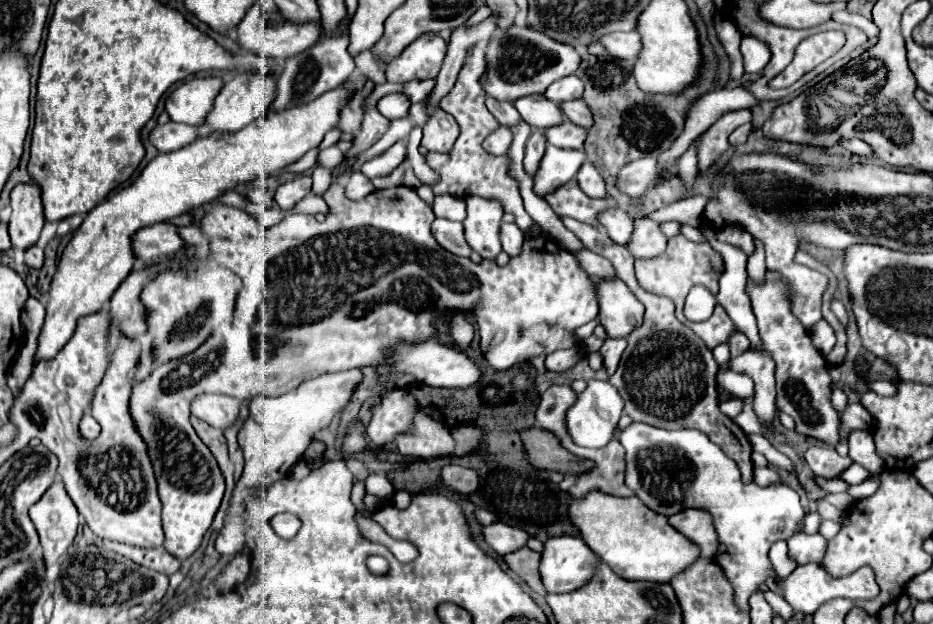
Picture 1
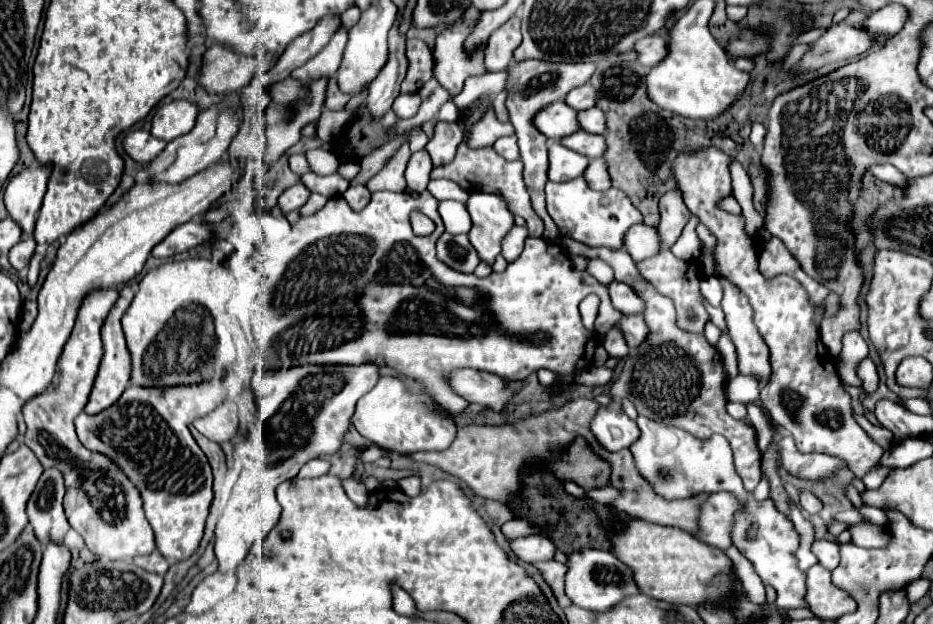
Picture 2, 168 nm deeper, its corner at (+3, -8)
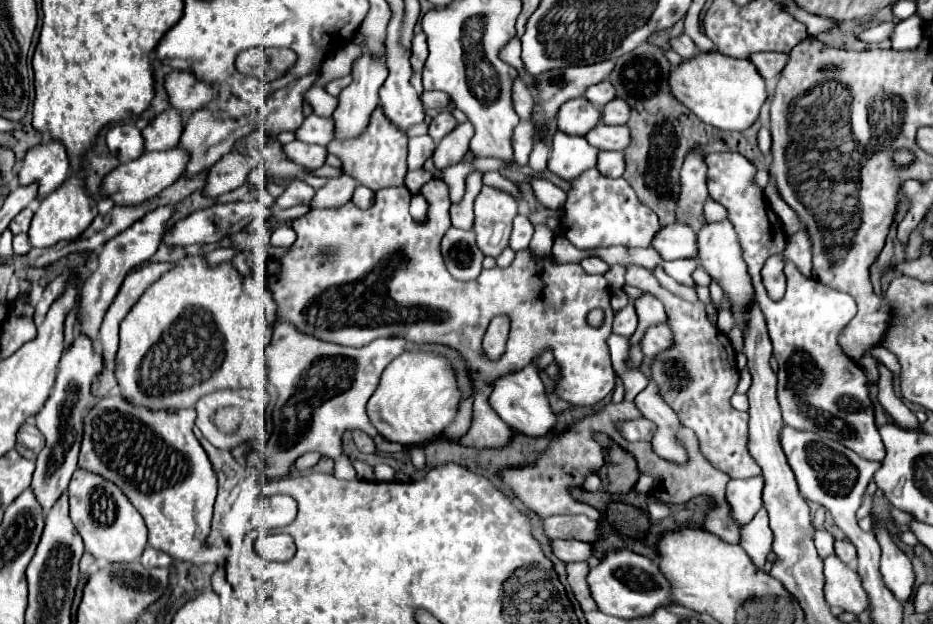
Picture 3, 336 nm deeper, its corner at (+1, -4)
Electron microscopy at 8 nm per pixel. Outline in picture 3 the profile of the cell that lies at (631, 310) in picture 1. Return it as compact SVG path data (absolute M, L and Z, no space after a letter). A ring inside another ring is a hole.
M661 325L661 327L651 327L641 345L643 345L643 351L645 351L645 357L641 364L641 370L648 376L651 375L651 365L653 359L661 353L661 351L667 351L671 349L671 343L673 343L673 337L671 337L671 329L667 325Z

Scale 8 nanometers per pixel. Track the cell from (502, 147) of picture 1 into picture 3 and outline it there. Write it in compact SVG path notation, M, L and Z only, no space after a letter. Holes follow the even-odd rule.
M521 121L513 133L513 151L517 165L527 165L529 155L533 151L533 143L535 143L533 121Z

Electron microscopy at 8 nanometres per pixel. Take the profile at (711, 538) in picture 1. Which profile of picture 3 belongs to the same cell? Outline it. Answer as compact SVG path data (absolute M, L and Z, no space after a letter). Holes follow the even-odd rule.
M763 477L751 479L731 479L727 485L727 501L733 507L735 519L747 525L755 513L763 507Z

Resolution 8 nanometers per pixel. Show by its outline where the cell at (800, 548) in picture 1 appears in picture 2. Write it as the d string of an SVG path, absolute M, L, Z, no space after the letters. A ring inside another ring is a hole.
M817 539L817 541L813 541L811 551L817 557L819 565L827 567L829 571L833 571L837 567L837 561L839 561L839 545L835 541Z

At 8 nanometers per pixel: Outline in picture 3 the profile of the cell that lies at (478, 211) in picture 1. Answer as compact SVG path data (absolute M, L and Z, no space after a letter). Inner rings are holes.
M483 185L475 199L475 233L479 249L489 257L499 257L507 247L511 223L517 215L517 199L501 189Z

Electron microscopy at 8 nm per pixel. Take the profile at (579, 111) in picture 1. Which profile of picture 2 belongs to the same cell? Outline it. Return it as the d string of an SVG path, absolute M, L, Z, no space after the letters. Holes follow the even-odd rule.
M597 107L577 111L577 121L579 121L579 127L587 133L595 133L595 135L605 133L605 115L601 115L601 109Z

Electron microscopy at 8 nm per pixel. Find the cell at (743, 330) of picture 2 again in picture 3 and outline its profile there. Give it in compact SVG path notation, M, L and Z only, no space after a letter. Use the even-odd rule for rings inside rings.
M701 219L701 229L697 235L697 241L701 245L699 259L701 259L703 267L707 269L707 273L713 279L719 281L719 285L723 287L723 293L733 301L733 317L737 321L737 327L729 333L729 339L733 343L733 347L737 351L741 351L743 349L743 327L745 327L745 319L747 319L747 305L753 301L753 285L751 285L751 277L747 273L747 265L743 261L739 239L729 221L705 223L705 219Z

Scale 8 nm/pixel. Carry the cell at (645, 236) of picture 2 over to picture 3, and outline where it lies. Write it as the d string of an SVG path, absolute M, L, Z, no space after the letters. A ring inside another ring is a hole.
M685 223L667 225L655 235L653 249L663 259L697 259L697 237Z

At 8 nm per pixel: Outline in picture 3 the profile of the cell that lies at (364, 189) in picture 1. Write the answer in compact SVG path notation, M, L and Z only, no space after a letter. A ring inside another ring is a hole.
M357 185L351 201L353 201L359 209L369 209L369 207L373 205L373 197L375 197L375 193L373 193L371 189L367 189L367 187L363 187L363 185Z

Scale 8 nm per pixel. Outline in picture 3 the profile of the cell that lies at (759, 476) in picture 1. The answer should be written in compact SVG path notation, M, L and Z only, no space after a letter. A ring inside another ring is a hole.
M817 531L815 533L815 545L817 545L817 551L823 559L835 553L833 543L835 543L835 537L831 533L827 533L827 531Z

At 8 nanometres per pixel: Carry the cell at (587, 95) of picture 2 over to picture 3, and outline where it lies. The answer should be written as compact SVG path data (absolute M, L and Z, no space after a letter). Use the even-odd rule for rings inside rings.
M605 79L603 83L597 83L597 85L591 85L585 93L587 99L591 99L591 103L595 103L595 107L603 109L609 101L615 99L615 87Z

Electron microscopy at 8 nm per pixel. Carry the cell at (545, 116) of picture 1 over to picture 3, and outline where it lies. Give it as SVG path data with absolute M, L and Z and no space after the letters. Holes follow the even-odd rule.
M579 97L567 101L557 113L557 127L569 135L587 135L601 121L601 109L595 109L589 99Z

